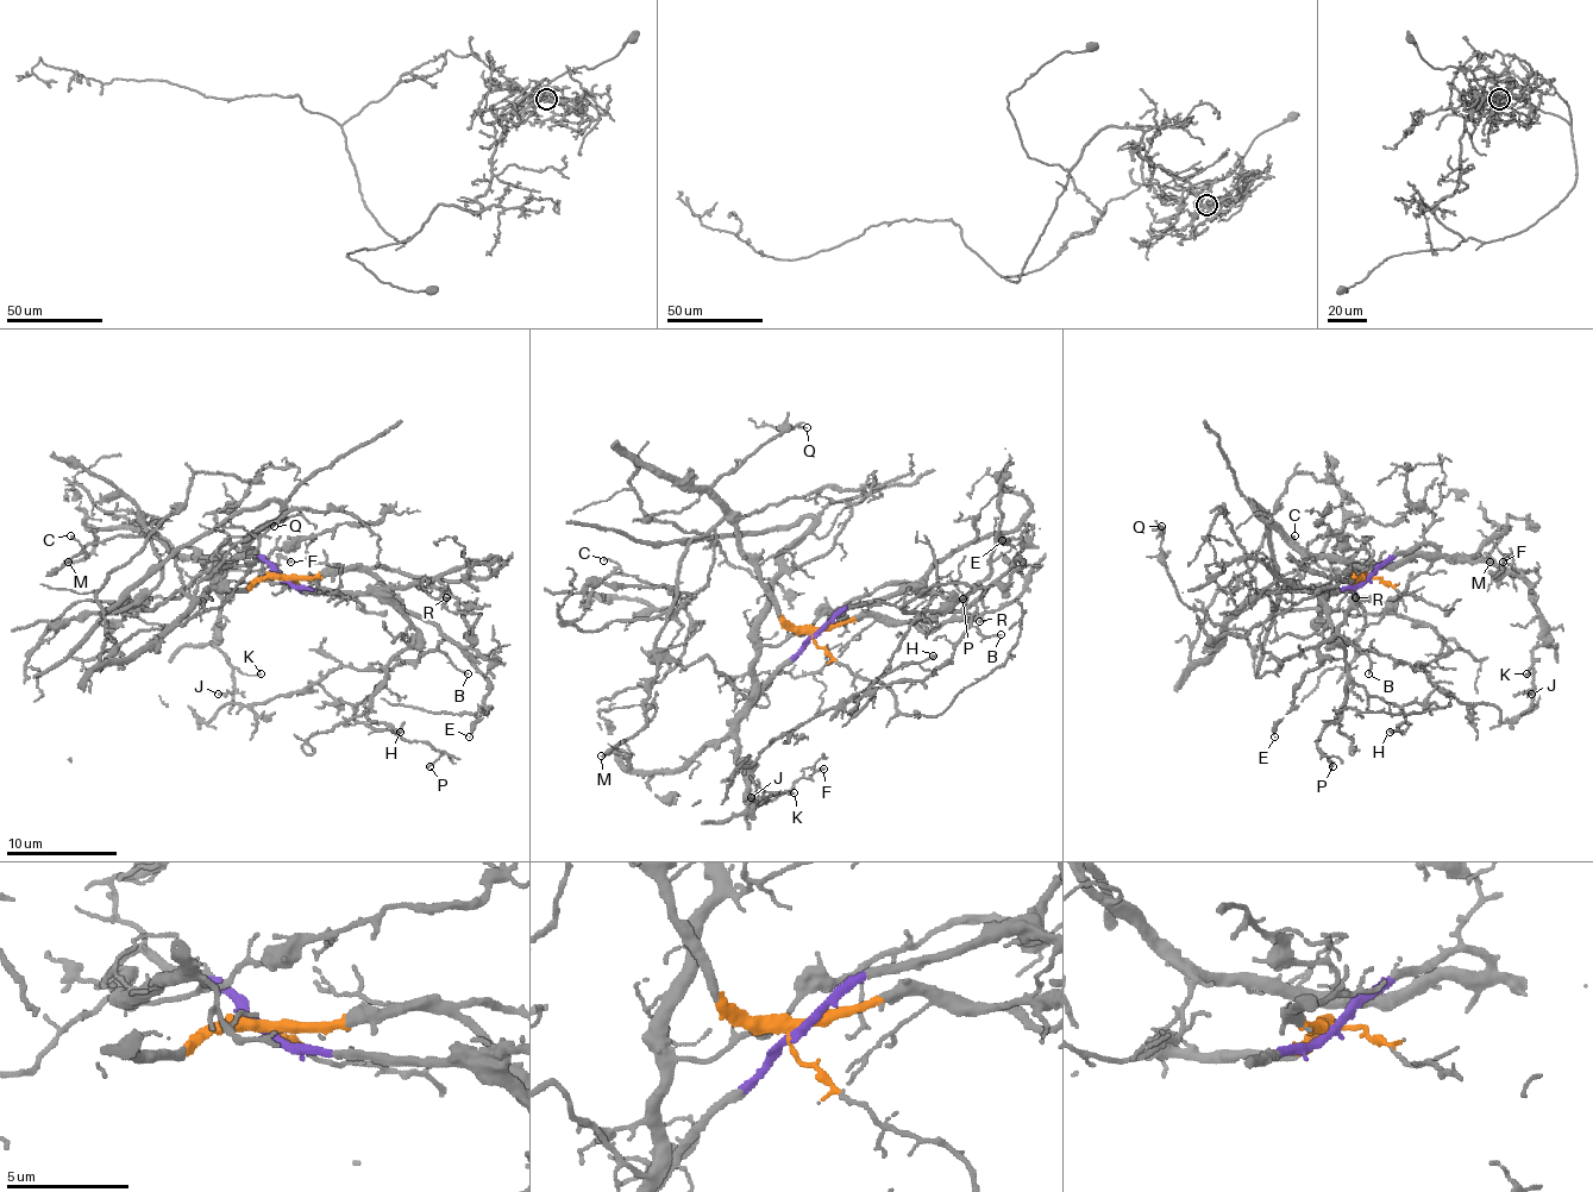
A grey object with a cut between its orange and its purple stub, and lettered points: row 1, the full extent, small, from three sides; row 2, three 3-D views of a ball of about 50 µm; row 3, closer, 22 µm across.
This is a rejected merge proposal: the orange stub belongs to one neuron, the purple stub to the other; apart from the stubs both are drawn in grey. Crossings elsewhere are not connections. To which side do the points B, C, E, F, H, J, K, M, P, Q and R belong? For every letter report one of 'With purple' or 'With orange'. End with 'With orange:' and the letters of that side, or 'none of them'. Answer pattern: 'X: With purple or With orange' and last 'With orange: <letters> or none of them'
B: With orange
C: With orange
E: With orange
F: With purple
H: With purple
J: With purple
K: With purple
M: With purple
P: With purple
Q: With orange
R: With orange
With orange: B, C, E, Q, R

